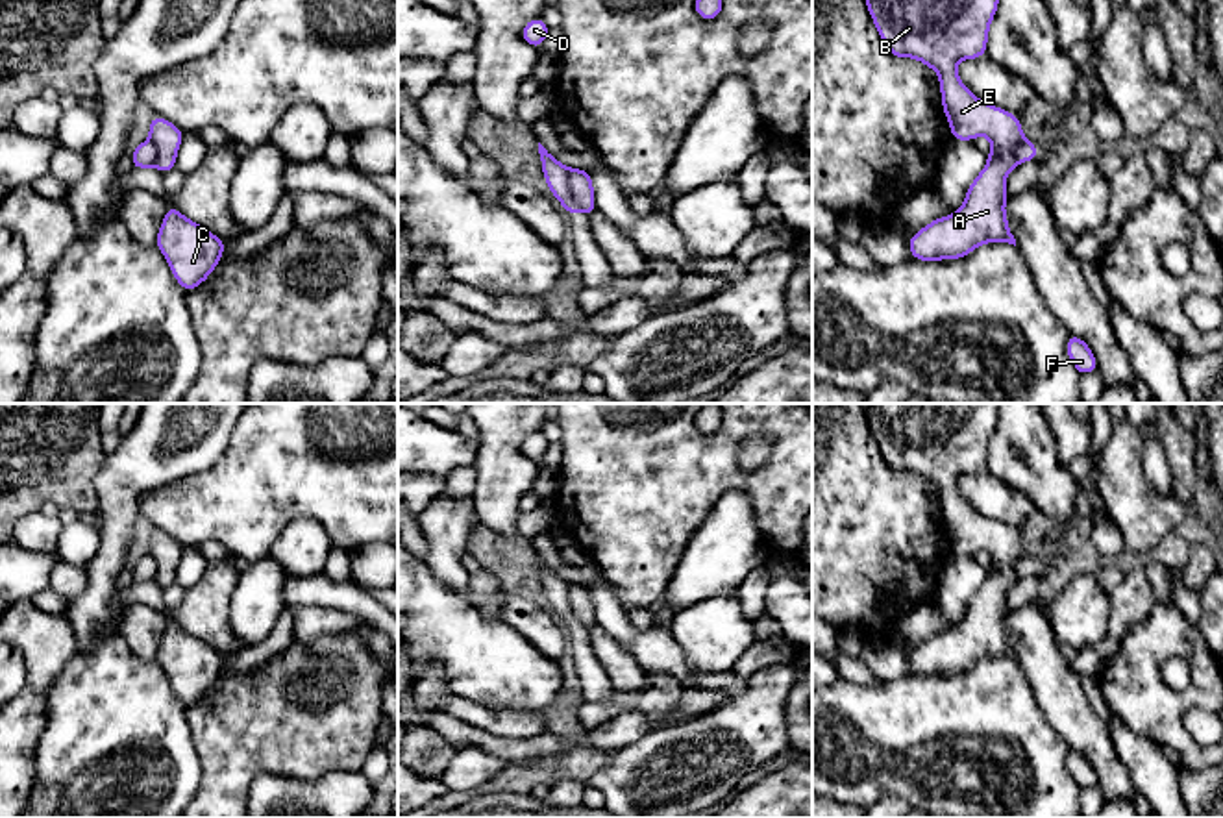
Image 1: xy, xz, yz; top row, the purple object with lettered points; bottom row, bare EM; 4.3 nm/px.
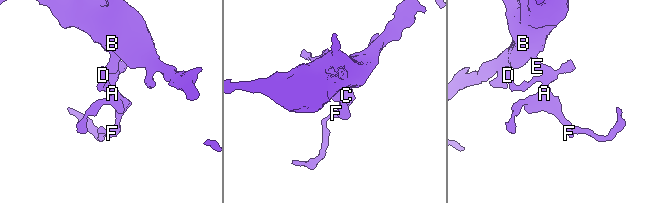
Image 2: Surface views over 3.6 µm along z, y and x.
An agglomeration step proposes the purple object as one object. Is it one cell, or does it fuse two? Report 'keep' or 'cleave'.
cleave

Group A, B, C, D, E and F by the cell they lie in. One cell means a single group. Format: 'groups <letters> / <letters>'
groups A B C E F / D

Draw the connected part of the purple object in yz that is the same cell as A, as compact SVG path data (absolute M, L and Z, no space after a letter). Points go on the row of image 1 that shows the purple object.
M866 0L883 44L896 57L914 57L940 76L944 115L951 137L971 141L986 135L992 152L968 187L962 207L936 218L908 241L914 259L960 259L984 242L1016 239L1008 229L1007 174L1016 168L1014 150L1025 144L1014 113L971 94L958 80L957 63L986 56L988 28L999 0Z

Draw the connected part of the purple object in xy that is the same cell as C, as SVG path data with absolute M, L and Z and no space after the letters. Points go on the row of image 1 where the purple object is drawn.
M168 205L155 246L167 257L172 276L189 292L218 265L226 244L207 228L185 218Z

